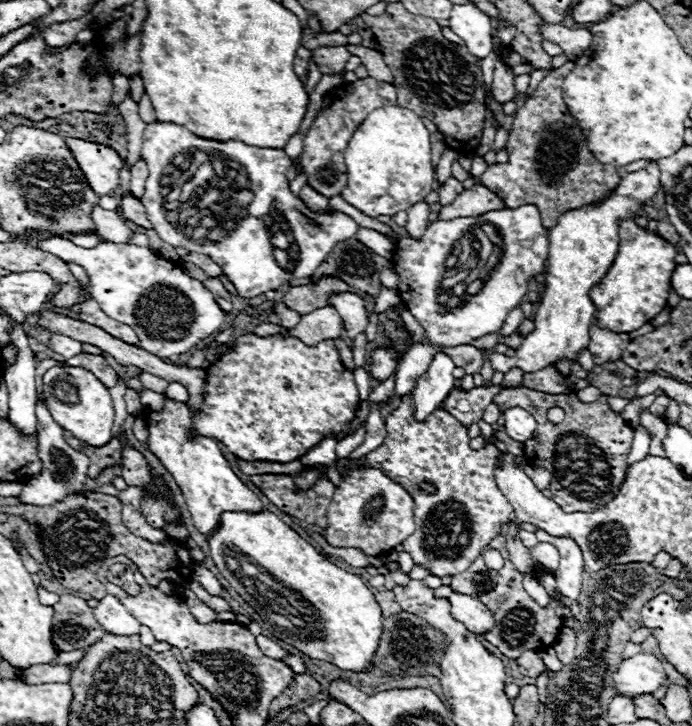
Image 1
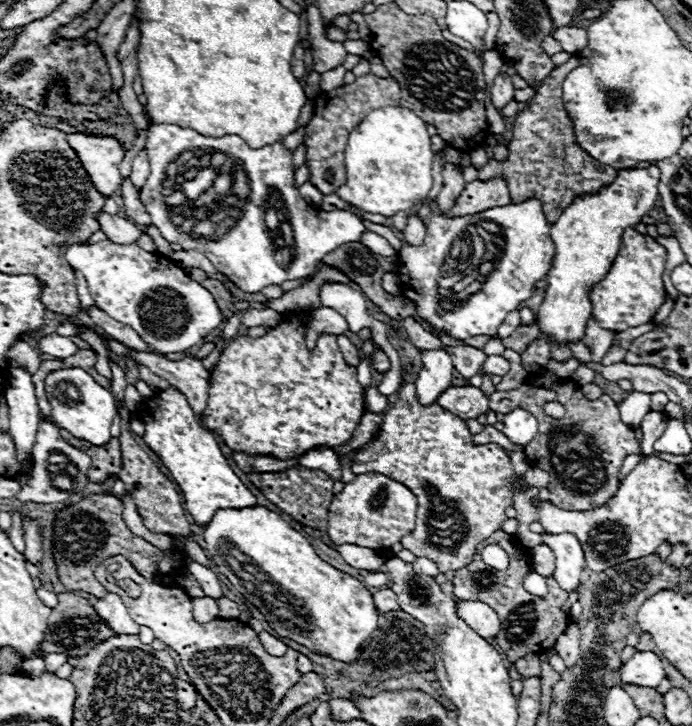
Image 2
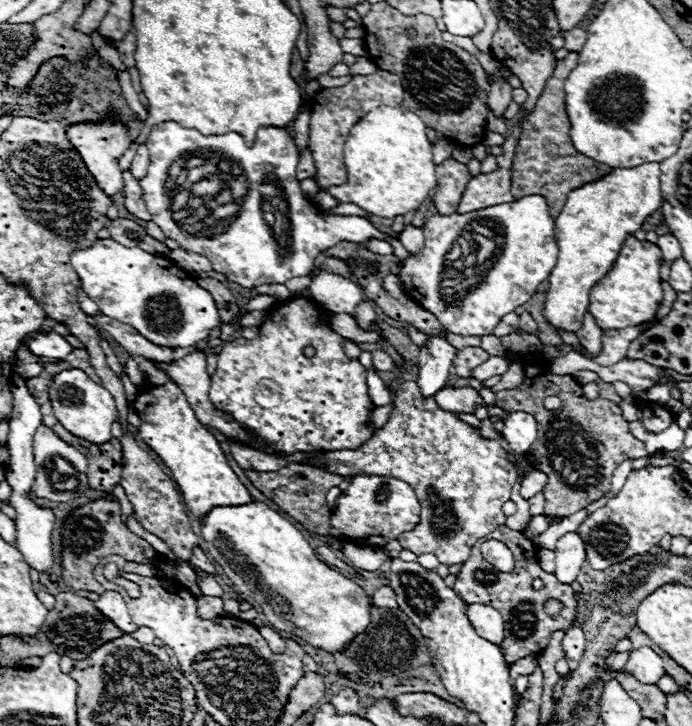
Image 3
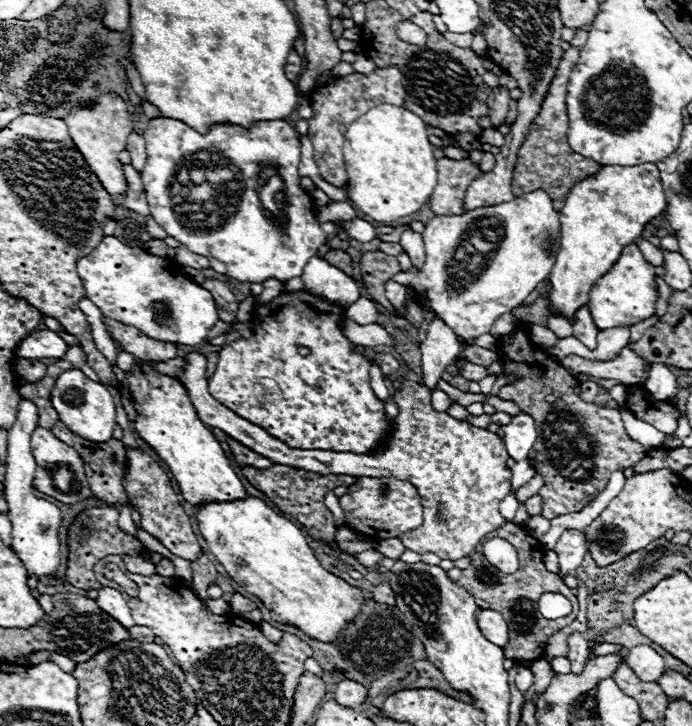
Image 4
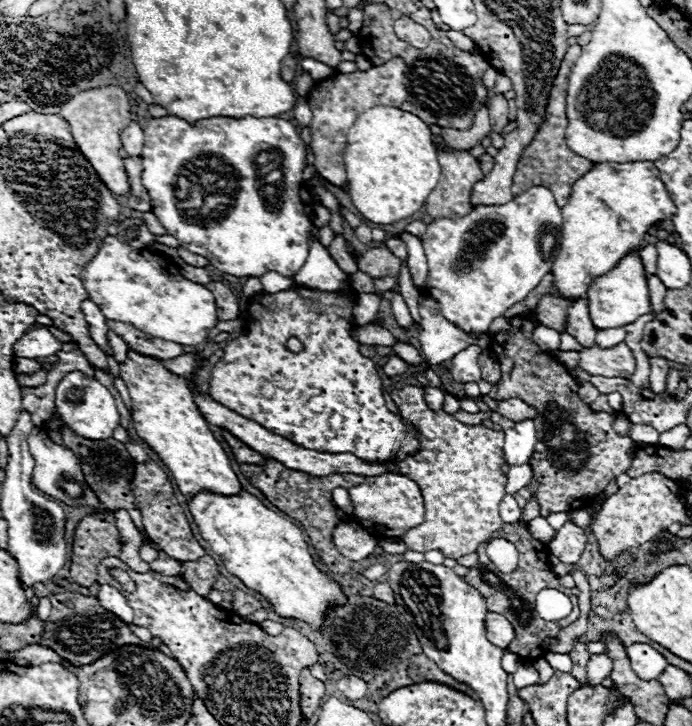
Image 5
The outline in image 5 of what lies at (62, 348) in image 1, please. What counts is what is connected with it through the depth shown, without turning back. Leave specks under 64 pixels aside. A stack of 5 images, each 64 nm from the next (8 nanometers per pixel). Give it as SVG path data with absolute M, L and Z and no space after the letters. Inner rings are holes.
M46 328L30 330L14 344L14 356L34 358L34 360L54 356L58 350L62 350L62 342L54 338Z

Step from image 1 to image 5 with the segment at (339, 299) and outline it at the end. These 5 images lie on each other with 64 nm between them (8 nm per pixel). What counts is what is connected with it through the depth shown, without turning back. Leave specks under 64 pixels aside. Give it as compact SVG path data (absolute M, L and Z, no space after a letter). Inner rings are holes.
M314 242L304 268L296 274L296 284L320 292L344 292L348 288L348 274L342 272L320 242Z

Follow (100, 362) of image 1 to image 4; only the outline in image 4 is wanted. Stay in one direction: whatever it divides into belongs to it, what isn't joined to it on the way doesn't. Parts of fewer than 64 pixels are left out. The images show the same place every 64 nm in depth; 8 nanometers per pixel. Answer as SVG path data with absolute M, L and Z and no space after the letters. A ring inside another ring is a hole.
M70 348L68 354L66 354L62 360L68 364L68 369L79 369L84 372L88 378L98 380L98 376L94 374L94 370L88 366L88 362L86 362L86 354L84 354L82 348Z

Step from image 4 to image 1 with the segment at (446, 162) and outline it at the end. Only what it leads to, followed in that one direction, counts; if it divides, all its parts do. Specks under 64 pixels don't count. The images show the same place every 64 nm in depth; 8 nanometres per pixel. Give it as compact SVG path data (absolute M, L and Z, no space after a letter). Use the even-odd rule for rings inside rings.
M450 178L450 180L440 188L440 200L438 200L438 202L440 202L442 206L452 204L452 200L454 200L460 192L464 192L462 182L458 182L456 178Z

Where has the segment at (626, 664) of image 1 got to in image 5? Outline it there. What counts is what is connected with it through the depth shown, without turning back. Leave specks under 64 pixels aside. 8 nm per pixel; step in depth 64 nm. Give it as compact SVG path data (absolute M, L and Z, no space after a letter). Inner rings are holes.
M632 644L626 648L626 654L632 664L632 670L642 680L656 680L668 666L664 656L650 644Z

